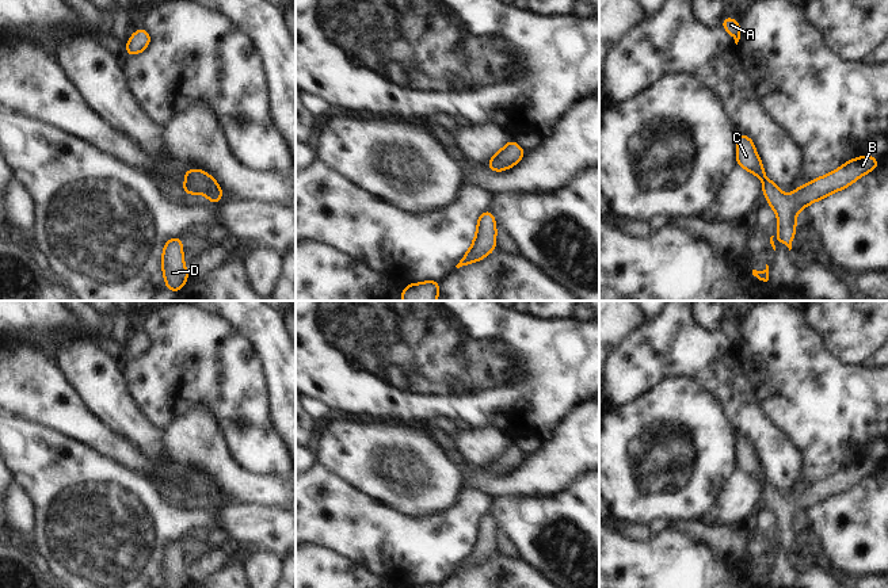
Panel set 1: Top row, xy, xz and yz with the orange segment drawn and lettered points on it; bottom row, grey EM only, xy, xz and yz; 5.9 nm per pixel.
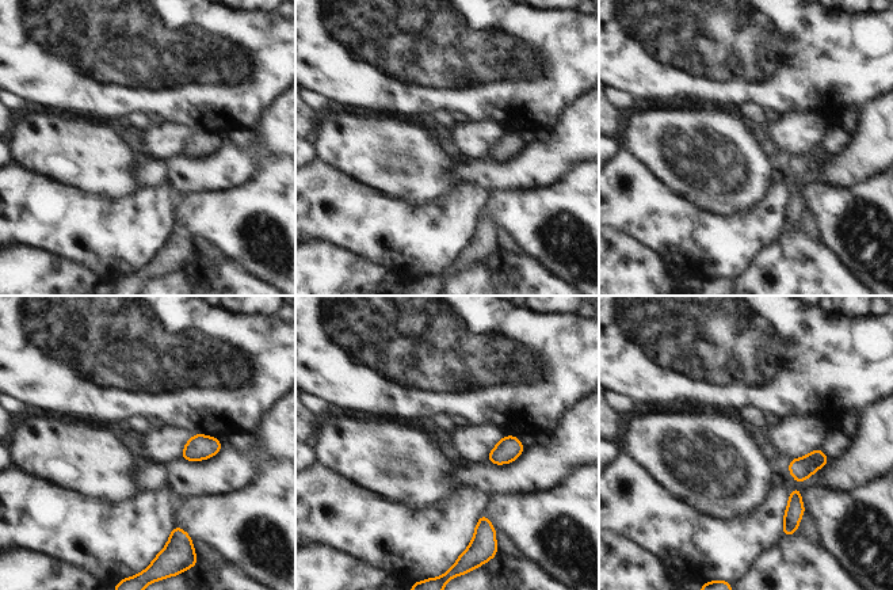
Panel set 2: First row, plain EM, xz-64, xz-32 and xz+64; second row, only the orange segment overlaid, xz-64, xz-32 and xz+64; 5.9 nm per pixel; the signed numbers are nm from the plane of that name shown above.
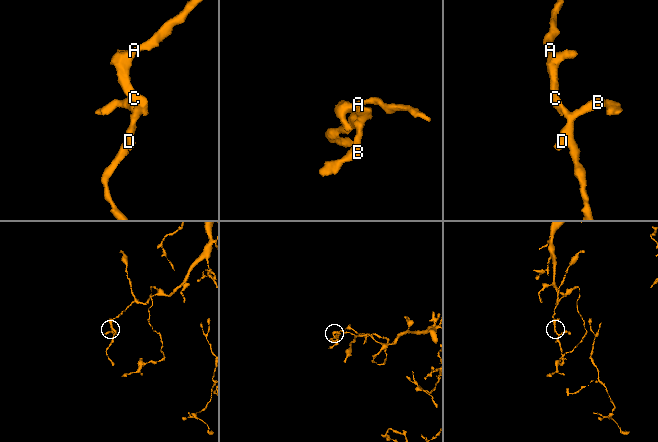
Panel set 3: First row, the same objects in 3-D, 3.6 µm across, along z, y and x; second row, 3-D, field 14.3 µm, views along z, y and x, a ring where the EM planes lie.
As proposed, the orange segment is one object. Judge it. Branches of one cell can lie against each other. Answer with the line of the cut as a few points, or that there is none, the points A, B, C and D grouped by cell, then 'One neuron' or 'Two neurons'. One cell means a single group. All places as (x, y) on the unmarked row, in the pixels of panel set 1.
No split. Groups: A B C D. One neuron

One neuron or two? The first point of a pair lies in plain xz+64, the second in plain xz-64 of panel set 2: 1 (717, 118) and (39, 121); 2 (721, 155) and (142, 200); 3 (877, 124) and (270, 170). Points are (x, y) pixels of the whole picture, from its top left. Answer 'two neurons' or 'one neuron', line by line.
1: one neuron
2: two neurons
3: two neurons

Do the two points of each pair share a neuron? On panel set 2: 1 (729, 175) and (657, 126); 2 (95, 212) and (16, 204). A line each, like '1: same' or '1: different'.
1: same
2: same

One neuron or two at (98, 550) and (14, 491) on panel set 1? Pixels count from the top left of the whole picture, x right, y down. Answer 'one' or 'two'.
two

